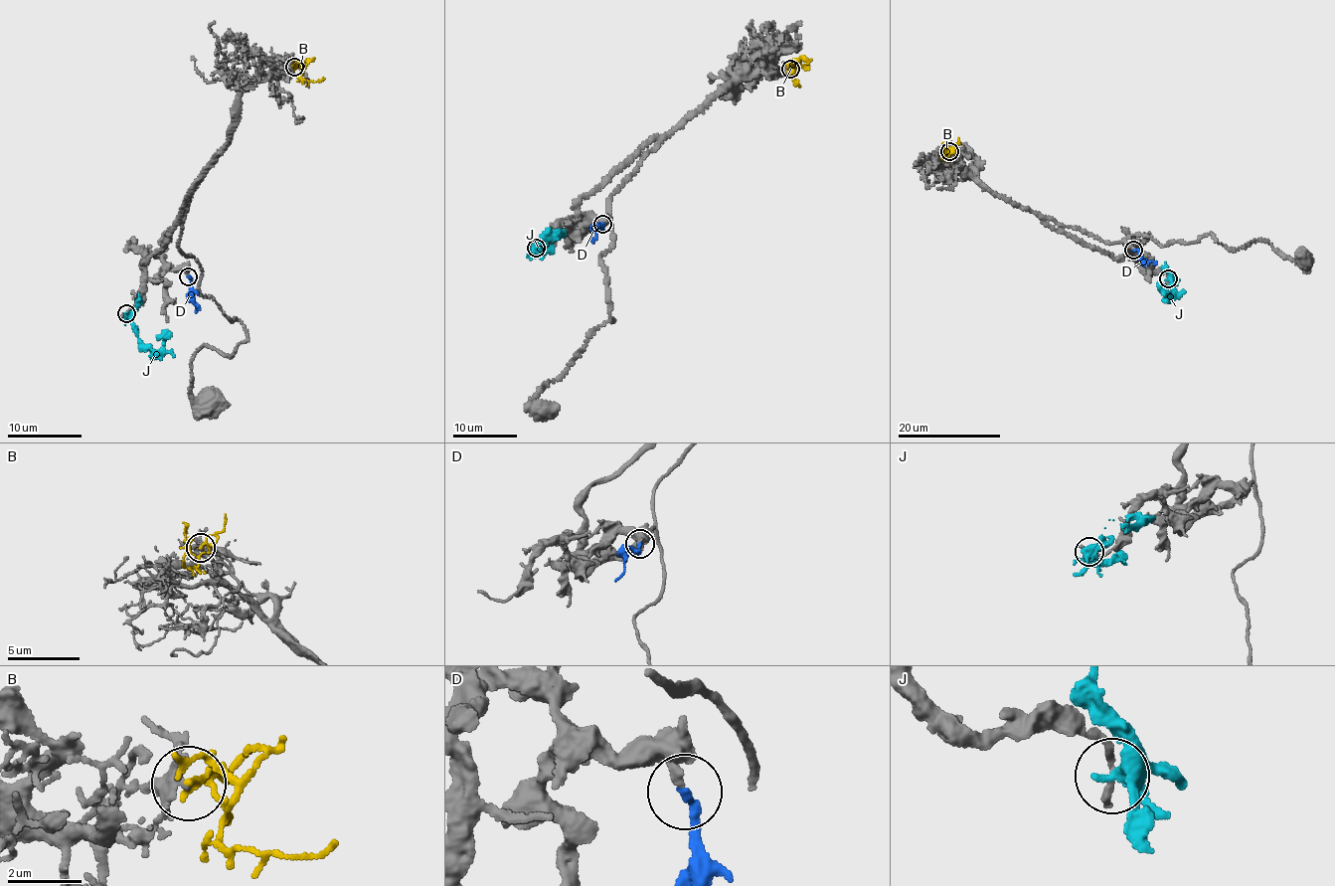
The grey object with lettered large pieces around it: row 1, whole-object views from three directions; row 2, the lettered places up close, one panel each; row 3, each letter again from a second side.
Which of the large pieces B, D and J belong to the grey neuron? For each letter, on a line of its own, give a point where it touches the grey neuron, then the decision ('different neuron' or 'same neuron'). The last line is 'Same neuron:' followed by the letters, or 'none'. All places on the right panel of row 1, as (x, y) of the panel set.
B: (949, 151) | different neuron
D: (1133, 250) | same neuron
J: (1168, 278) | different neuron
Same neuron: D

